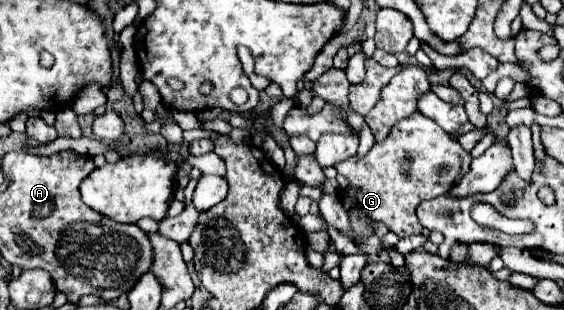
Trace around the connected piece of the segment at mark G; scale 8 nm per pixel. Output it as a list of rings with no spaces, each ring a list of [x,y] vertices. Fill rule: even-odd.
[[[415,112],[399,120],[389,136],[375,142],[363,158],[351,156],[335,164],[335,170],[345,176],[349,184],[347,190],[339,194],[351,222],[351,232],[343,232],[343,236],[349,240],[369,238],[373,236],[375,222],[385,224],[399,238],[421,234],[423,226],[415,218],[415,208],[423,200],[447,194],[463,174],[469,172],[469,162],[469,154],[457,146],[457,140],[423,114]],[[461,154],[465,156],[465,162],[461,160]]]

